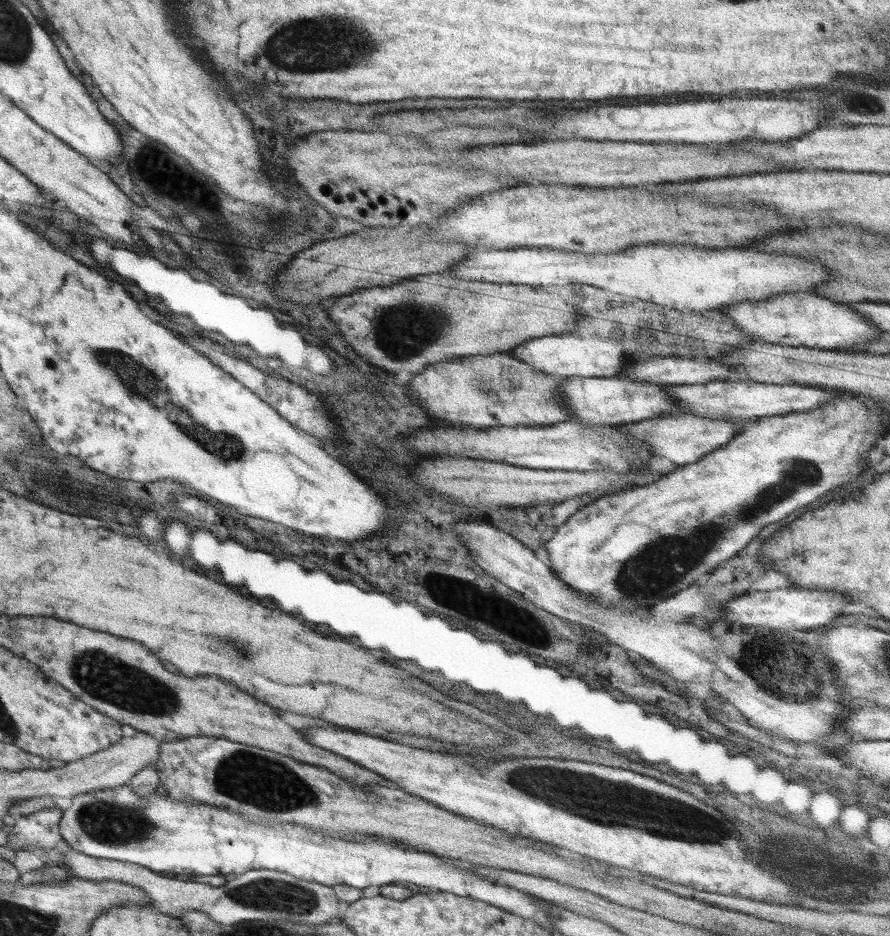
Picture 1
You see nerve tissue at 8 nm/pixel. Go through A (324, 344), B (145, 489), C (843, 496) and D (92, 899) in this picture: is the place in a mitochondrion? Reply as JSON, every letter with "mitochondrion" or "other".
{"A":"other","B":"other","C":"other","D":"other"}

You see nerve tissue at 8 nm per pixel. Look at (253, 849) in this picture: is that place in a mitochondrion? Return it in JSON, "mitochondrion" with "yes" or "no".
{"mitochondrion":"no"}

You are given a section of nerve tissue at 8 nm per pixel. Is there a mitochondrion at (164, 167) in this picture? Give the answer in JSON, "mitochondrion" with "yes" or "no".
{"mitochondrion":"yes"}

